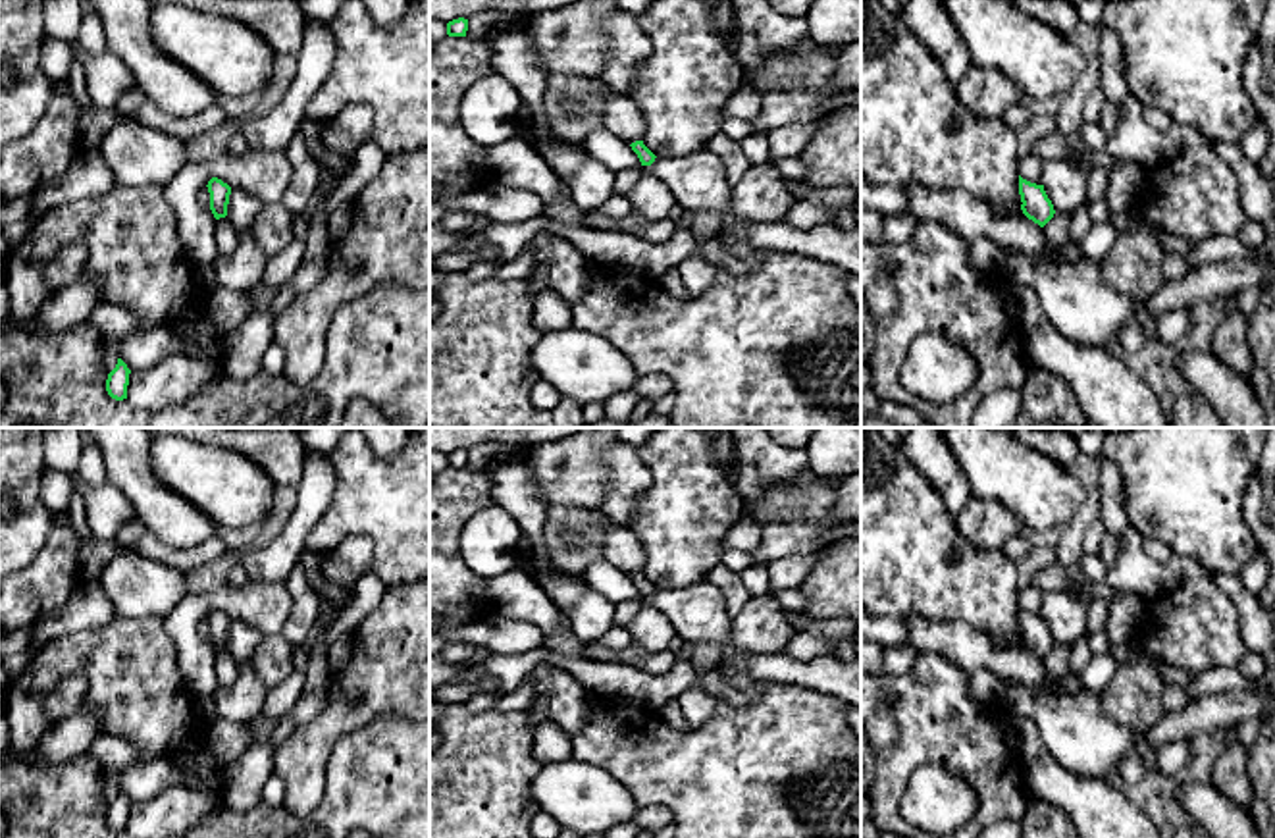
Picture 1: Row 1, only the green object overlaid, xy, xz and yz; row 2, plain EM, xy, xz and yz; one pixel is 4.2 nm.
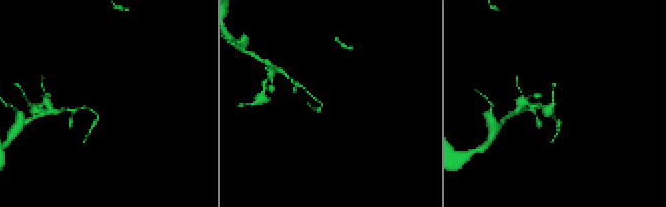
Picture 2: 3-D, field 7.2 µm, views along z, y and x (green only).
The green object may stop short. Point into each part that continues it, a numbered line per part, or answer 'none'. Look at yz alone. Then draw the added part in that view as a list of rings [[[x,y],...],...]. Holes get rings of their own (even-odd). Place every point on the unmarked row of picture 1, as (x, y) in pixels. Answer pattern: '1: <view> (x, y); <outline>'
none

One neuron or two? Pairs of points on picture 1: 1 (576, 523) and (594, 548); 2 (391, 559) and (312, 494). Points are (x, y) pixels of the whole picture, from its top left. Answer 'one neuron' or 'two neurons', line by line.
1: one neuron
2: two neurons

